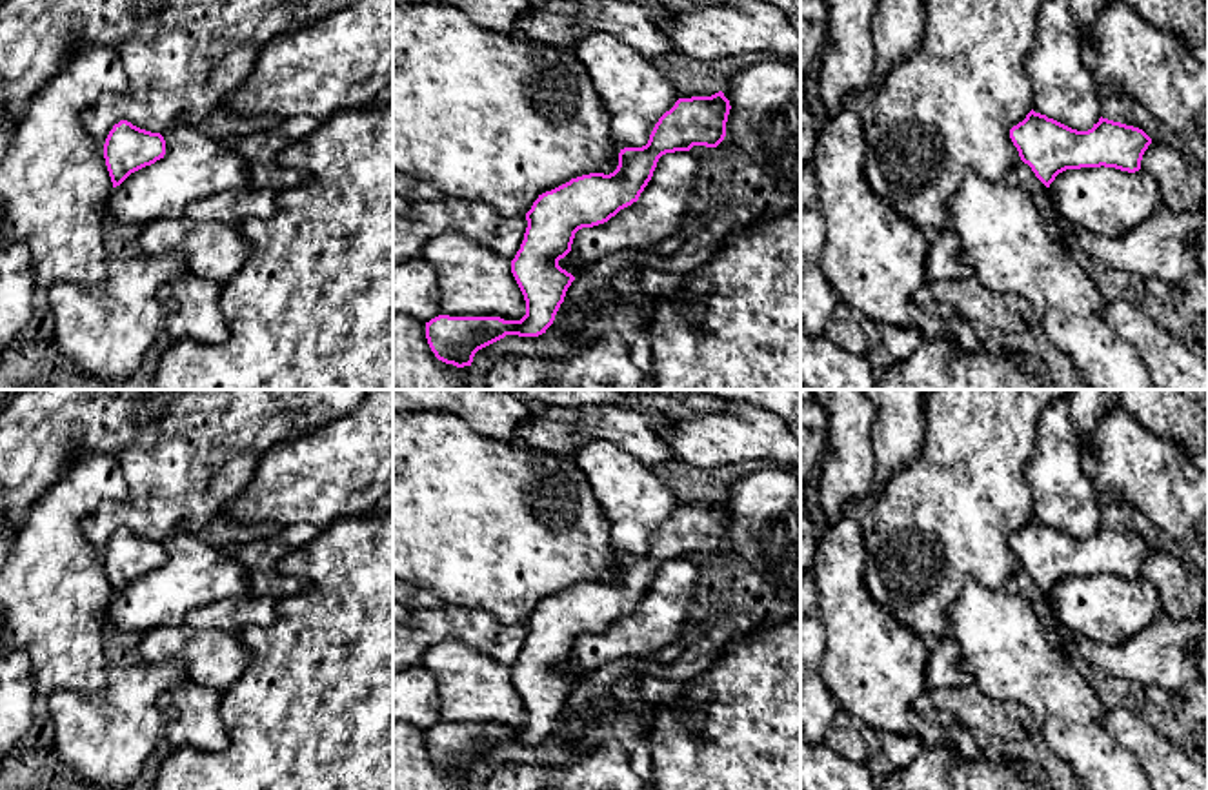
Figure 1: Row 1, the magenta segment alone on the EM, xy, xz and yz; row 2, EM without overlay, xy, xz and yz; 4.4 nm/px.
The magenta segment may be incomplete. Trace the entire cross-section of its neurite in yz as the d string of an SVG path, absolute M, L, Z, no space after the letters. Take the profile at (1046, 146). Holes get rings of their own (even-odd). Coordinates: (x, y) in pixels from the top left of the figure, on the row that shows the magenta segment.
M1033 109L1010 129L1010 138L1046 187L1066 169L1104 166L1135 173L1152 144L1143 129L1102 116L1092 129L1077 131Z

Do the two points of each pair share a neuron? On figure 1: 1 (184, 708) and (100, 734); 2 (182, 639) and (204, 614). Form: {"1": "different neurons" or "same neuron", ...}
{"1": "different neurons", "2": "different neurons"}

